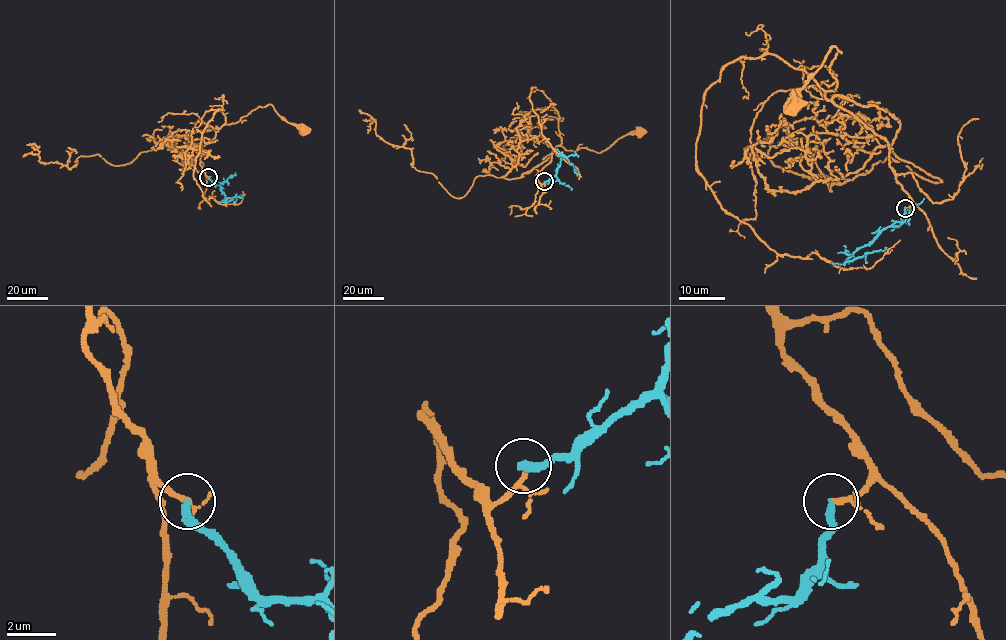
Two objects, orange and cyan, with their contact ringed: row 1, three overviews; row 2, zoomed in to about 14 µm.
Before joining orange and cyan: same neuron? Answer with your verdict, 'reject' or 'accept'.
reject

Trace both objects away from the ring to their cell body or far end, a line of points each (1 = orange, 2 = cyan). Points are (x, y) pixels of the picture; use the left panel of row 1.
1: (208, 177), (199, 164), (201, 148), (222, 125), (236, 123), (259, 107), (271, 105), (282, 117), (304, 130)
2: (208, 177), (214, 185), (220, 186), (226, 201), (243, 195)

